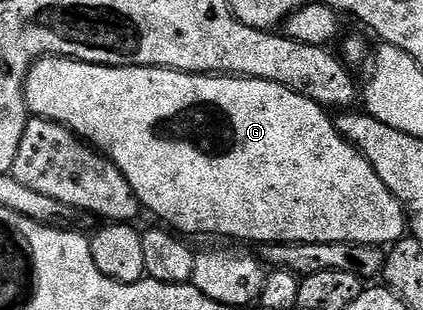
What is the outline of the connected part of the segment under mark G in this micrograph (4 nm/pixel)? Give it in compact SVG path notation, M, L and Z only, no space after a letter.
M45 56L43 60L37 60L28 72L24 83L24 101L33 117L64 125L112 160L114 166L122 170L126 182L130 182L134 194L140 200L141 209L148 211L149 208L160 219L157 221L177 233L189 237L229 236L232 239L229 241L249 240L255 246L302 242L354 242L391 246L405 239L406 213L398 197L386 187L382 178L378 178L378 174L374 174L370 162L362 158L360 151L341 136L333 117L325 109L281 84L269 80L249 80L247 76L175 72L173 68L111 68L105 64L84 64L81 60L70 60L67 56Z

